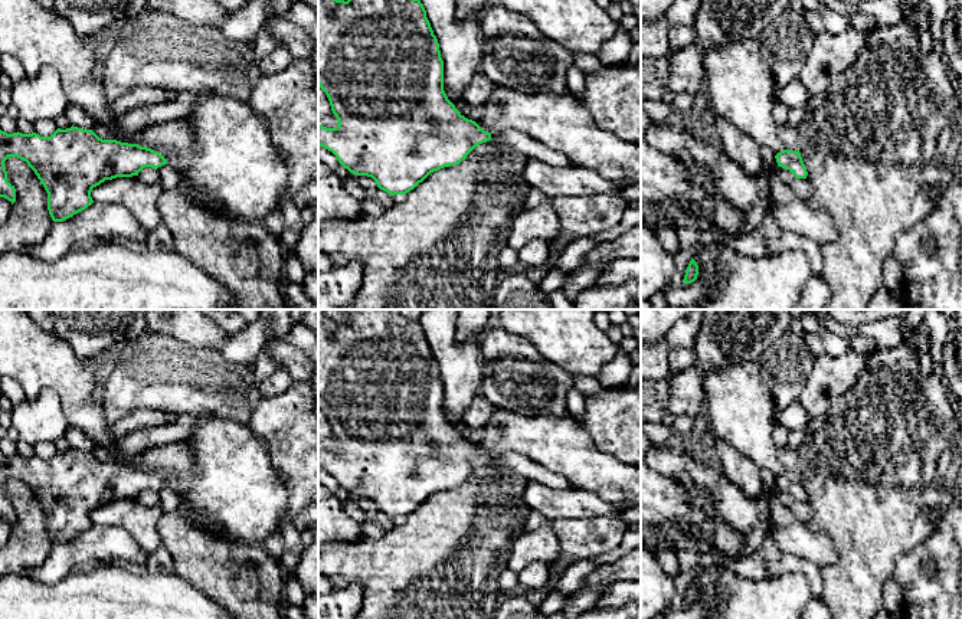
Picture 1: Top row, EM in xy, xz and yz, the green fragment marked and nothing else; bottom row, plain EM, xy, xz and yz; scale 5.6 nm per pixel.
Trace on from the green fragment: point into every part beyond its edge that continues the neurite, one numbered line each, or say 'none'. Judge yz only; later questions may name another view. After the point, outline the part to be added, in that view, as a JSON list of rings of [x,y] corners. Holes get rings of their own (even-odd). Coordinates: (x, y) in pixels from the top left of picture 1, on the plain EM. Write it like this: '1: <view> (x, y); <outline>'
1: yz (789, 458); [[[785,446],[778,451],[778,455],[786,472],[791,472],[791,474],[799,472],[801,465],[799,465],[798,451],[794,451],[789,446]]]

